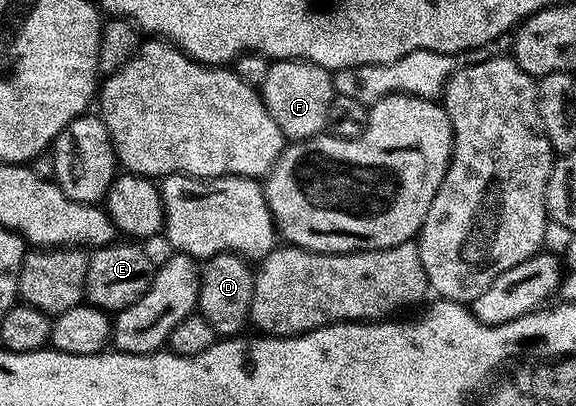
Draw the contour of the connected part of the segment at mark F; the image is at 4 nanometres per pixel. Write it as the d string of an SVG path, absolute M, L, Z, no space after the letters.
M275 60L268 70L268 78L260 85L260 95L272 122L280 126L287 141L297 142L317 136L325 129L328 106L336 95L331 69L321 68L308 60Z

